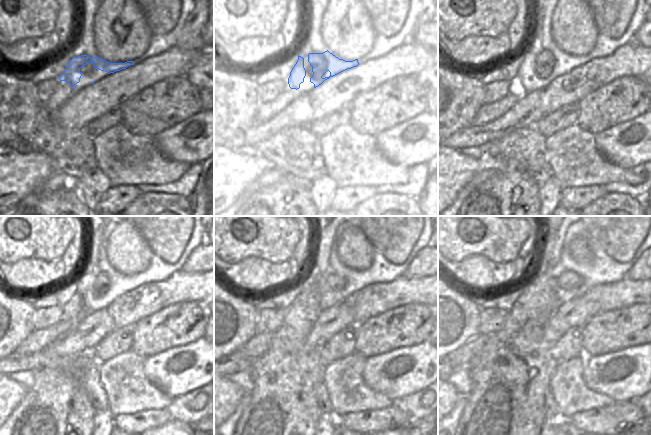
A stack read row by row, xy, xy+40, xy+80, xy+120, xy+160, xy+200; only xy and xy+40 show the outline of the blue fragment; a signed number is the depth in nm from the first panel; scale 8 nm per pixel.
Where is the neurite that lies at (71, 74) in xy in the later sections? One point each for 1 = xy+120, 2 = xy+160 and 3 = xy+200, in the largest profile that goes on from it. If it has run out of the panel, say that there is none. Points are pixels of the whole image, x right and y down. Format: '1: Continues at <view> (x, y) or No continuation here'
1: Continues at xy+120 (108, 286)
2: Continues at xy+160 (334, 289)
3: Continues at xy+200 (569, 280).

